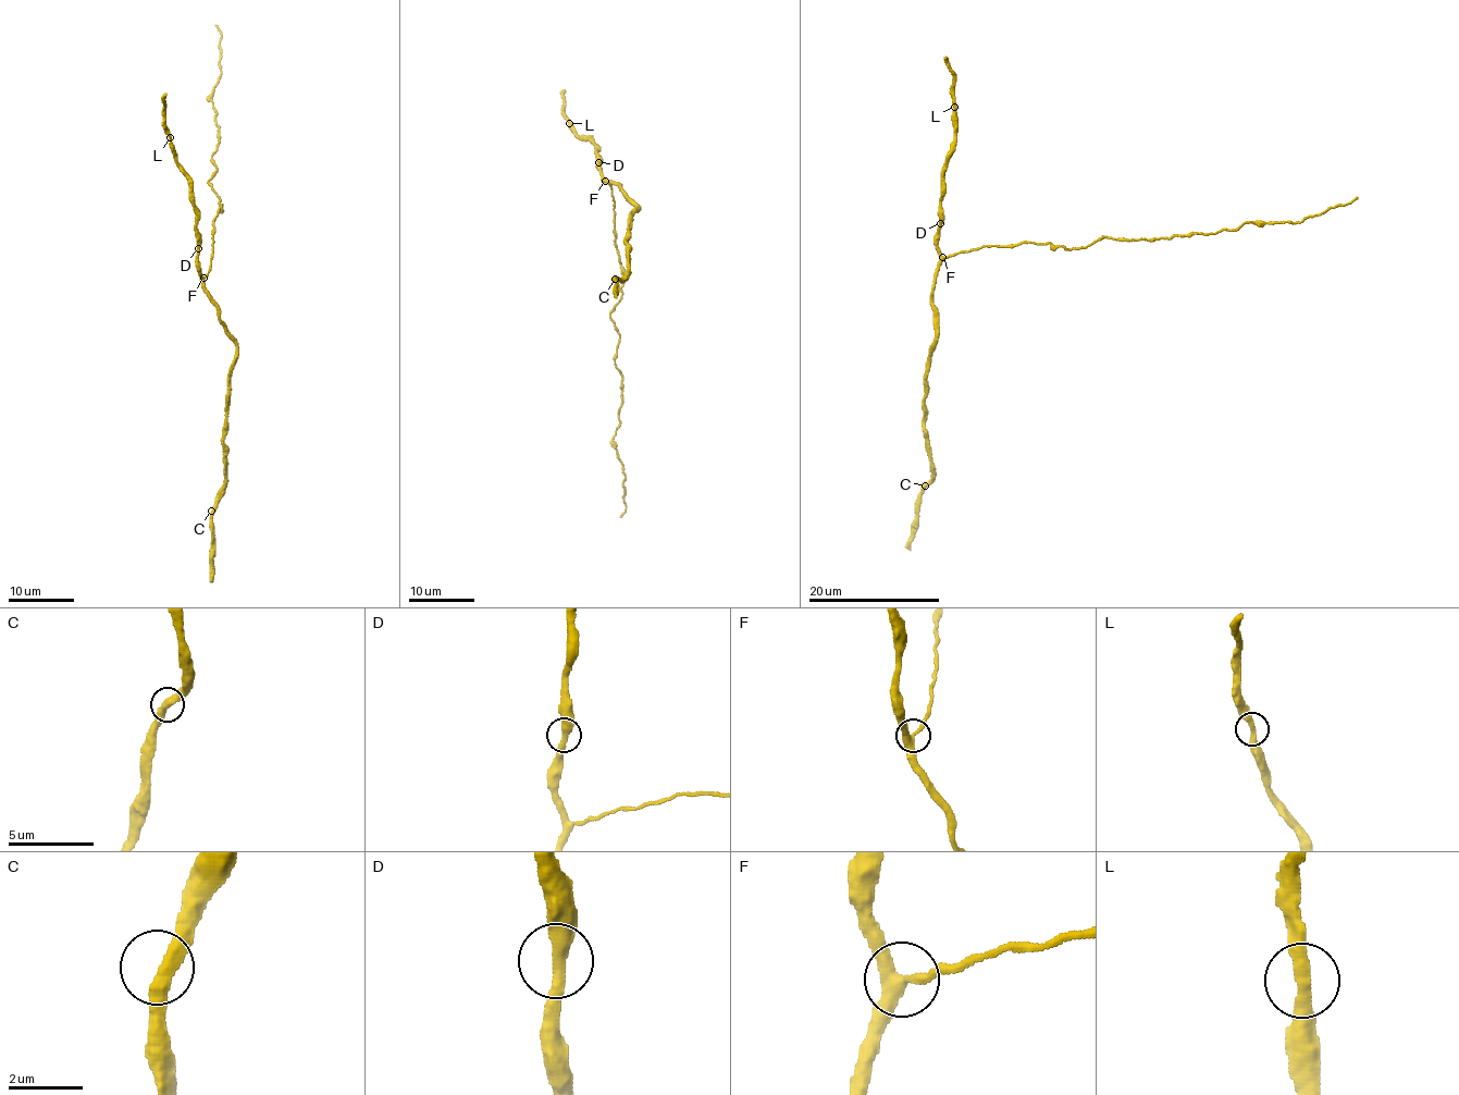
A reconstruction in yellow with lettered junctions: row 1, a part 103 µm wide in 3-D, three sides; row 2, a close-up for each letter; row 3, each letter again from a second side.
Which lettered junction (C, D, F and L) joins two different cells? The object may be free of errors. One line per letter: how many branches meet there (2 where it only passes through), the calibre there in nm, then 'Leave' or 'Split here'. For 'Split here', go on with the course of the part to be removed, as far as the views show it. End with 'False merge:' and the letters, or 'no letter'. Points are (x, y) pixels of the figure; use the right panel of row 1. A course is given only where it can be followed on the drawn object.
C: Branches: 2. Thickness 400 nm. Leave
D: Branches: 2. Thickness 400 nm. Leave
F: Branches: 3. Thickness 340 nm. Leave
L: Branches: 2. Thickness 360 nm. Leave
False merge: no letter

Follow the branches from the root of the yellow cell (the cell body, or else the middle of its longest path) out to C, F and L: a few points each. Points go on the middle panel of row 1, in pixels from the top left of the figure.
C: (614, 216), (611, 184), (605, 181), (617, 184), (637, 206), (628, 219), (626, 279), (615, 279)
F: (614, 216), (611, 186), (605, 181)
L: (614, 216), (611, 186), (598, 170), (596, 143), (591, 135), (583, 138), (576, 134), (569, 123)

